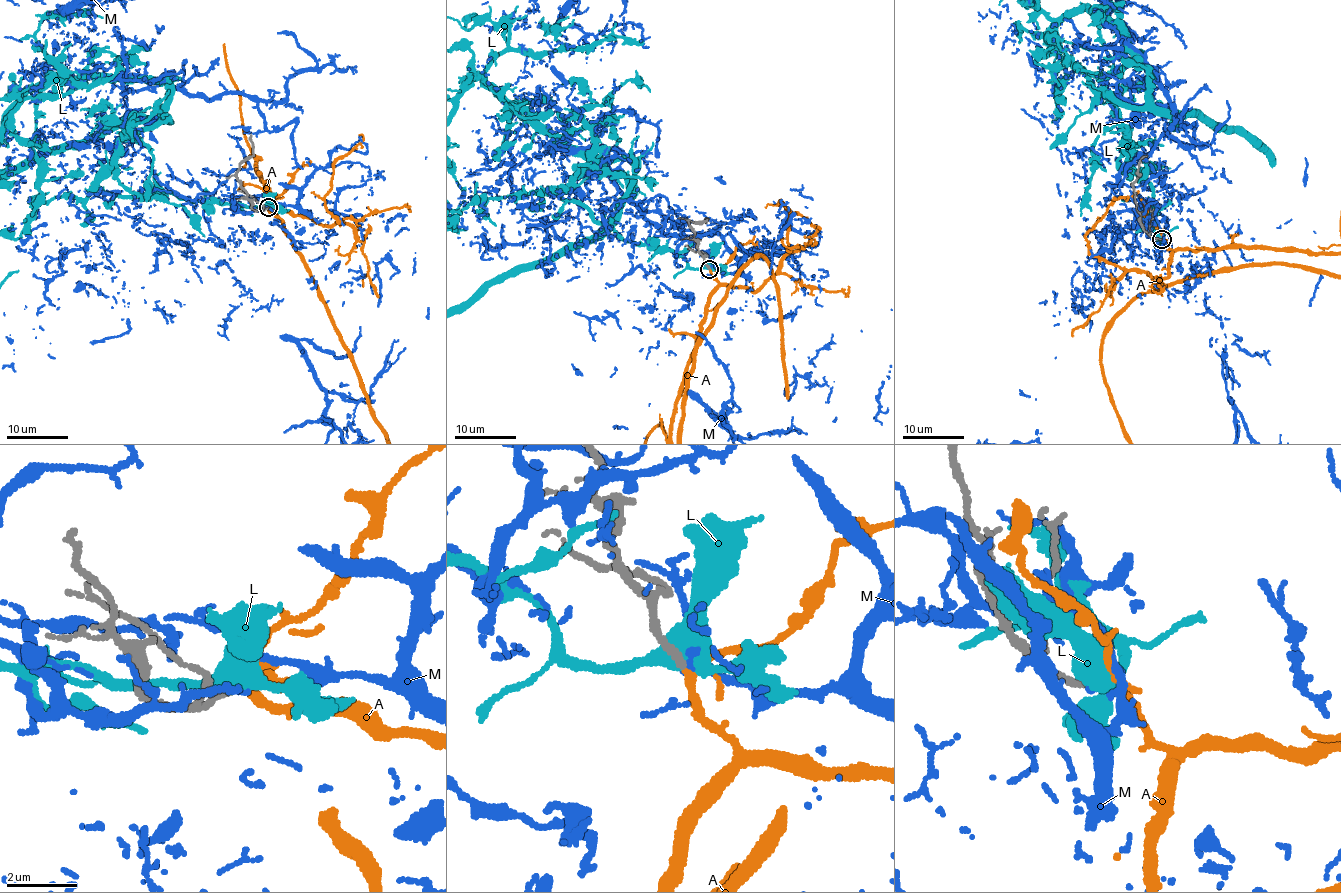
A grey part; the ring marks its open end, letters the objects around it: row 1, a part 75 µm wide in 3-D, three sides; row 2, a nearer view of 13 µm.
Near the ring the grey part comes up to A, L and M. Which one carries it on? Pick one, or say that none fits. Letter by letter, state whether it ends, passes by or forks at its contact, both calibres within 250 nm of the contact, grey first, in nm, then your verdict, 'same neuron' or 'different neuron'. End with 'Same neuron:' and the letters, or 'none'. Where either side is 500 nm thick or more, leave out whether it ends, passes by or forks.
A: it forks; calibres 200 and 170 nm; same neuron
L: it forks; calibres 240 and 480 nm; different neuron
M: it ends; calibres 220 and 190 nm; different neuron
Same neuron: A

